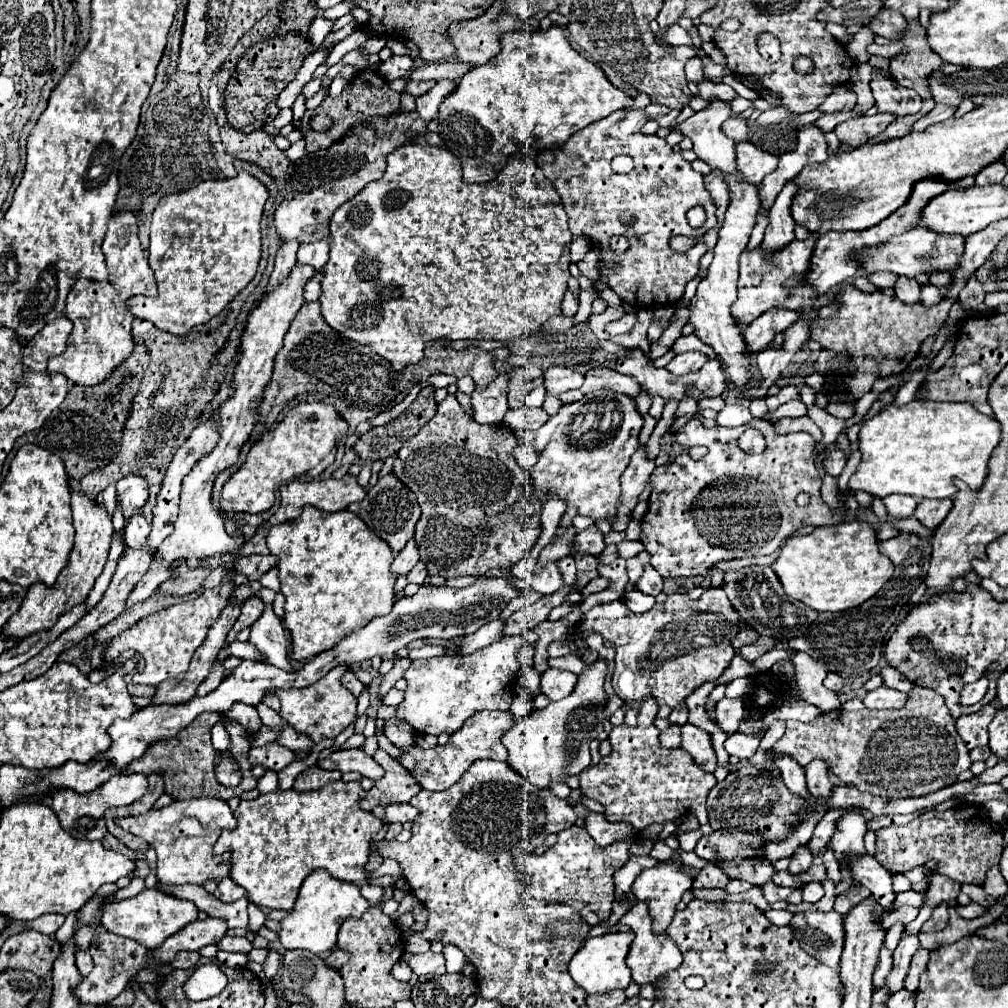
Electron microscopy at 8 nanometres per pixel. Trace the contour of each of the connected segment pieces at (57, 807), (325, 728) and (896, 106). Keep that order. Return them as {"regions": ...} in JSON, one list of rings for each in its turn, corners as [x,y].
{"regions":[[[[135,773],[133,775],[115,775],[109,781],[105,781],[101,787],[97,787],[95,791],[85,793],[85,795],[75,793],[71,789],[59,789],[53,795],[51,809],[55,811],[55,815],[61,821],[61,827],[69,835],[73,835],[77,839],[93,841],[93,839],[103,839],[105,833],[107,833],[107,827],[105,827],[105,821],[103,821],[105,809],[129,805],[131,801],[137,801],[145,791],[147,791],[147,777],[145,775],[135,775]]],[[[339,665],[329,671],[327,677],[323,677],[319,683],[313,687],[305,689],[287,689],[287,691],[277,691],[277,697],[281,699],[281,717],[291,723],[291,727],[307,735],[313,743],[319,743],[323,739],[335,739],[347,725],[355,721],[357,715],[357,697],[347,693],[341,687],[341,675],[347,671],[345,665]]],[[[873,71],[871,91],[873,91],[873,97],[875,97],[875,107],[881,113],[889,111],[889,113],[901,117],[901,115],[917,113],[921,109],[923,99],[919,97],[919,93],[915,93],[913,89],[901,87],[895,79],[885,77],[877,71]]]]}

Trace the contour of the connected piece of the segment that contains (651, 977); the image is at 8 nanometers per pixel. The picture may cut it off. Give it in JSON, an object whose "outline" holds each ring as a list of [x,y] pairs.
{"outline":[[[643,901],[637,903],[618,922],[623,923],[623,925],[629,925],[635,931],[635,941],[633,941],[631,951],[629,951],[629,957],[627,957],[627,967],[633,973],[633,981],[637,981],[639,985],[655,983],[663,973],[673,971],[673,969],[677,969],[681,965],[683,957],[681,957],[679,947],[673,943],[673,939],[669,939],[667,933],[659,933],[659,935],[653,933],[653,919],[649,915],[647,903],[643,903]]]}

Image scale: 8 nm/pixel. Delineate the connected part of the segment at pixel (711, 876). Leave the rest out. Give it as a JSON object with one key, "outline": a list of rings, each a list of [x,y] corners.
{"outline":[[[705,865],[695,877],[693,889],[715,889],[715,887],[725,887],[727,883],[729,877],[717,865]]]}

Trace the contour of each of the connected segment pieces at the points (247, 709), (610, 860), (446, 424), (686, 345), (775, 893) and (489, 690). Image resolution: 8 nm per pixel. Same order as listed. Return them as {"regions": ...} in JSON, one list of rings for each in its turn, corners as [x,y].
{"regions":[[[[235,703],[233,709],[229,713],[225,713],[225,717],[241,723],[251,733],[257,733],[259,727],[263,725],[261,719],[259,719],[259,715],[257,715],[257,709],[251,707],[251,705],[245,705],[245,703]]],[[[571,827],[557,835],[557,841],[543,855],[527,851],[515,859],[515,869],[523,875],[525,891],[543,901],[585,901],[603,921],[611,915],[613,905],[613,873],[629,861],[629,847],[633,841],[619,841],[601,849],[583,827]]],[[[447,395],[437,409],[437,415],[419,431],[413,439],[409,439],[399,451],[393,463],[393,475],[405,483],[419,501],[421,519],[415,527],[415,543],[419,543],[419,559],[427,565],[429,577],[441,575],[461,577],[471,575],[479,577],[489,569],[513,569],[537,543],[541,535],[541,523],[535,515],[527,515],[527,519],[513,519],[507,523],[499,523],[491,527],[491,531],[483,529],[483,523],[491,515],[503,513],[511,503],[523,499],[523,495],[531,495],[531,473],[523,469],[513,451],[517,447],[515,431],[507,425],[479,425],[475,423],[465,409],[459,405],[455,395]]],[[[691,334],[688,336],[681,336],[677,341],[673,344],[671,350],[675,354],[680,354],[688,351],[700,351],[708,356],[711,359],[717,359],[717,355],[711,347],[707,344],[703,343],[695,334]]],[[[763,883],[763,885],[761,885],[761,891],[763,891],[765,899],[767,899],[769,903],[773,903],[773,901],[785,901],[787,895],[789,895],[793,889],[777,887],[777,885],[773,885],[773,883]]],[[[505,637],[491,643],[485,649],[479,649],[471,655],[443,655],[431,659],[417,659],[405,671],[409,683],[405,699],[397,707],[397,719],[409,723],[417,733],[435,735],[441,733],[453,735],[463,727],[467,717],[483,709],[507,711],[513,703],[511,689],[519,677],[517,649],[521,647],[523,637]]]]}

